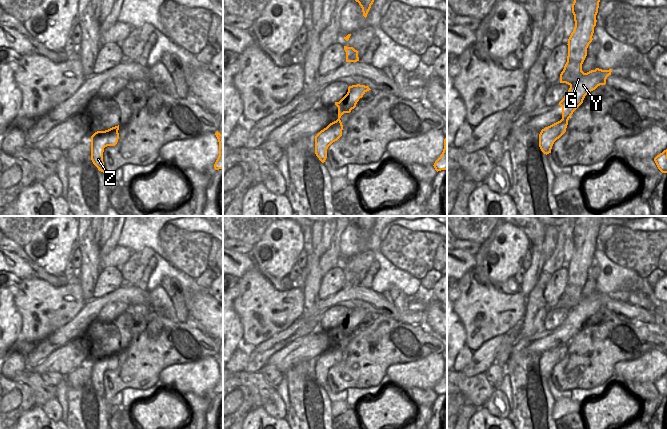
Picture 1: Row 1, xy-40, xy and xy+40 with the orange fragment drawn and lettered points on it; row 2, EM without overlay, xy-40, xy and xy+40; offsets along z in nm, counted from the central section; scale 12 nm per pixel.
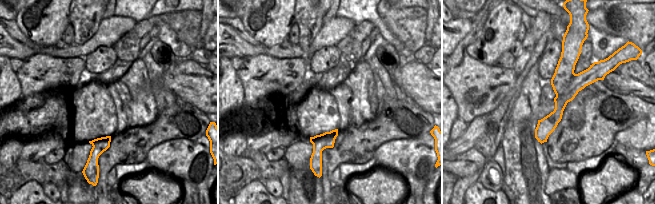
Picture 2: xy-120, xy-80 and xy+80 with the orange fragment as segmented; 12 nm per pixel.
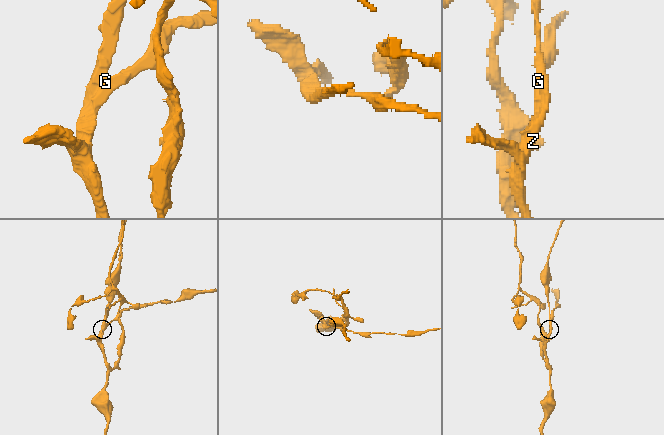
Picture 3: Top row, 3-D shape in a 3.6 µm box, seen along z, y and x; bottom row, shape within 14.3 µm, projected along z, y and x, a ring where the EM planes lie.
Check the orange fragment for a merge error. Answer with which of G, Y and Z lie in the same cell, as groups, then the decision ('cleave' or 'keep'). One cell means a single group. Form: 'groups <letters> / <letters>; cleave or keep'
groups G Z / Y; cleave

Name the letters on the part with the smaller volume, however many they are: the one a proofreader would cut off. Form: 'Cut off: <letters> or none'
Cut off: Y

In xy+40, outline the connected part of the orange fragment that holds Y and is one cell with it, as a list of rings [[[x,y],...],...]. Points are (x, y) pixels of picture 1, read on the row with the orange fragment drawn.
[[[596,68],[581,76],[578,82],[570,85],[564,98],[559,102],[562,107],[562,119],[568,119],[573,112],[583,103],[585,96],[600,85],[606,84],[606,79],[611,75],[612,69],[602,70]]]

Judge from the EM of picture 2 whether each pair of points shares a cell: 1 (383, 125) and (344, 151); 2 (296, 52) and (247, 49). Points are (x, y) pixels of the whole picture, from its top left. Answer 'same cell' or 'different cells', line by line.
1: same cell
2: same cell

